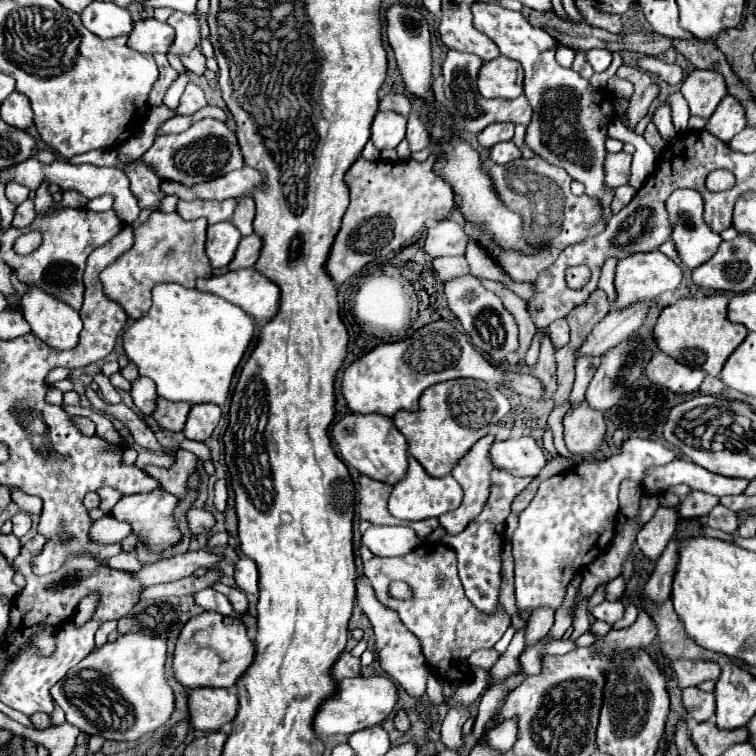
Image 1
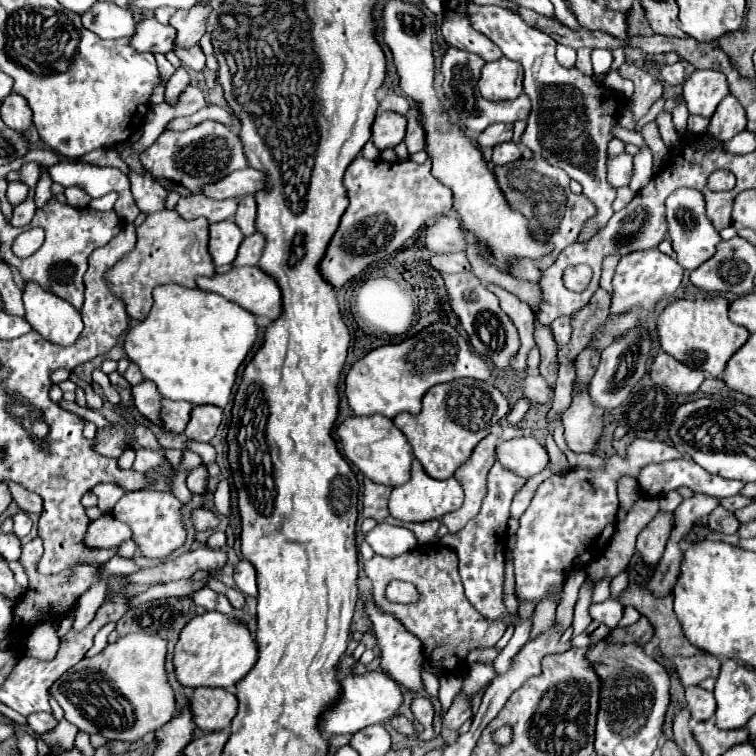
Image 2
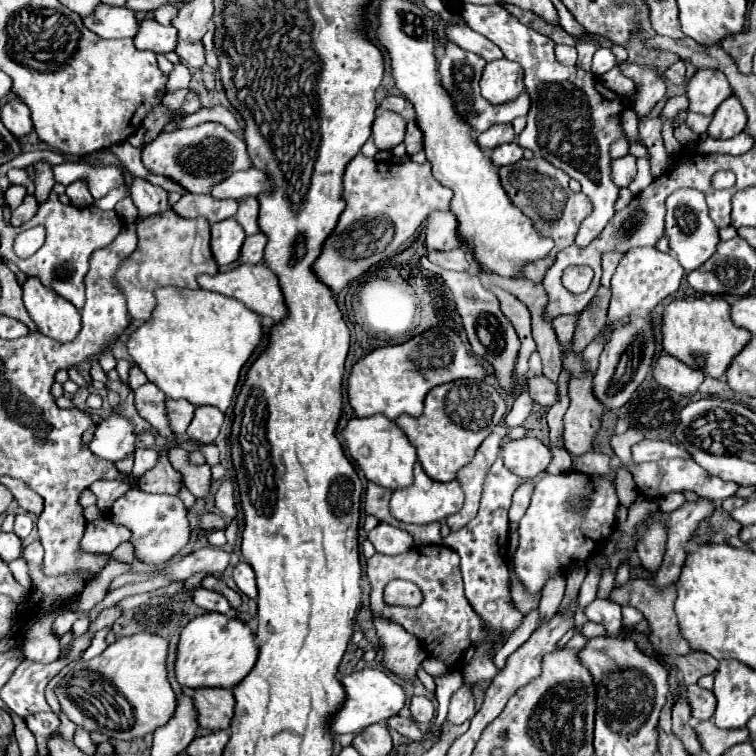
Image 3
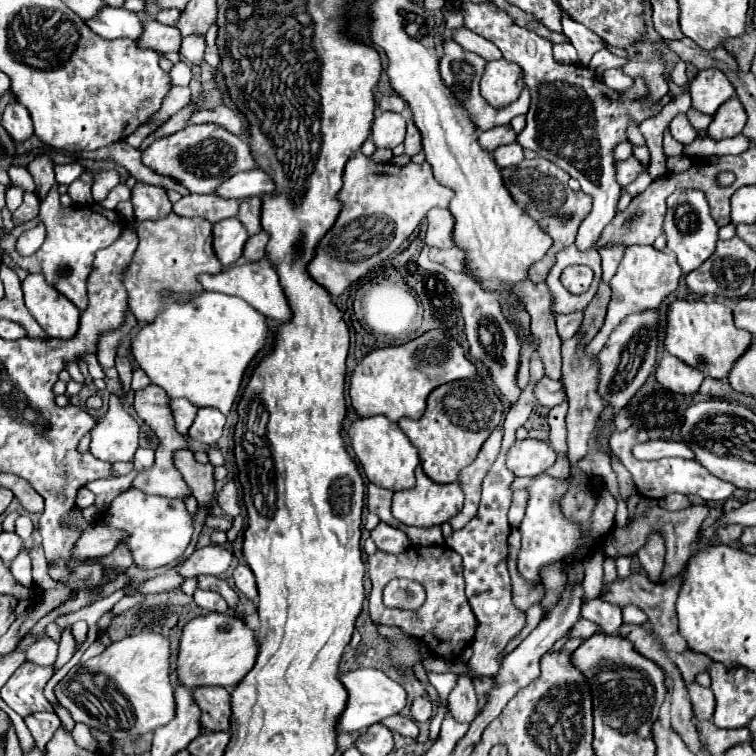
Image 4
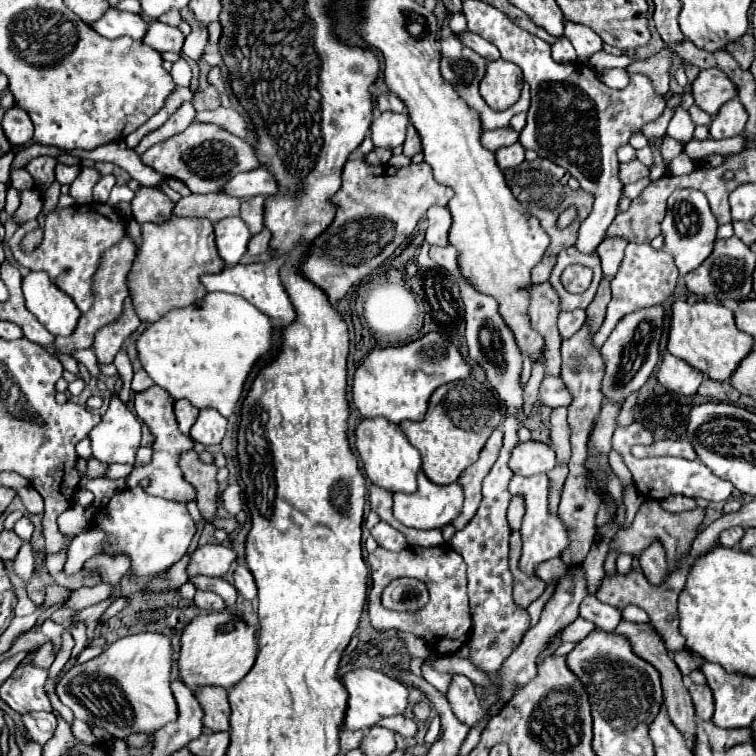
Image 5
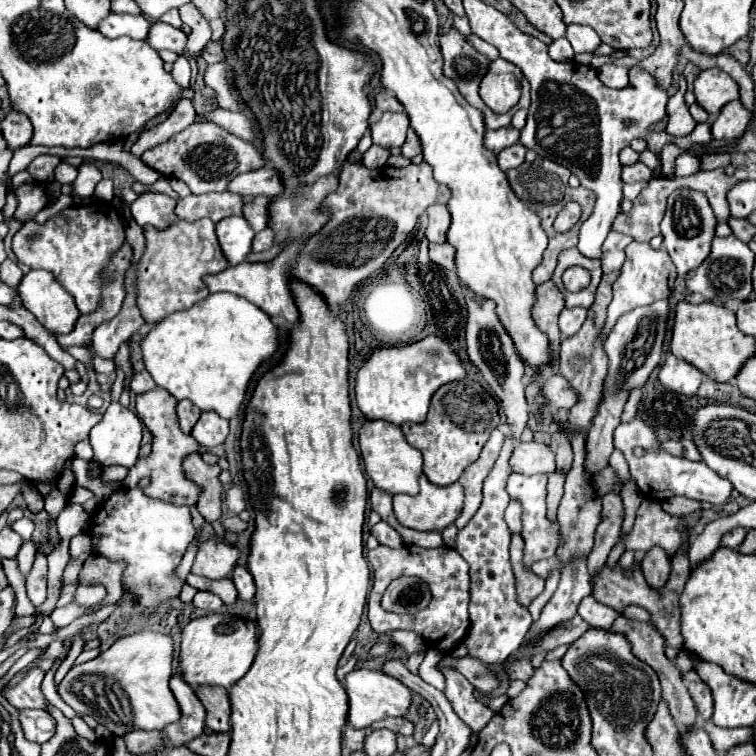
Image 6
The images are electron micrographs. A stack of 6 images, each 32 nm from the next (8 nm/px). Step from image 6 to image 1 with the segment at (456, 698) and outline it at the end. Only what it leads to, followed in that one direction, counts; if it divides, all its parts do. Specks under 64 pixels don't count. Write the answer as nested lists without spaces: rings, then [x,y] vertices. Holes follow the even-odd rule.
[[[450,708],[446,718],[442,720],[442,742],[448,748],[456,748],[458,744],[462,746],[462,724],[470,718],[468,708]]]

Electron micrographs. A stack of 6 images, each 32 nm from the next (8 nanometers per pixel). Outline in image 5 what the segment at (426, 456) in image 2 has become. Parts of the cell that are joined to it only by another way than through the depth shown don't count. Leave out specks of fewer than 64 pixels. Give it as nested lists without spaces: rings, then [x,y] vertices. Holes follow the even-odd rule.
[[[468,378],[440,386],[430,398],[426,418],[420,422],[406,420],[400,424],[400,428],[408,442],[420,450],[424,474],[434,484],[446,486],[456,482],[462,470],[478,460],[480,450],[484,448],[492,430],[500,424],[500,418],[500,402],[496,400],[494,392],[478,380]]]

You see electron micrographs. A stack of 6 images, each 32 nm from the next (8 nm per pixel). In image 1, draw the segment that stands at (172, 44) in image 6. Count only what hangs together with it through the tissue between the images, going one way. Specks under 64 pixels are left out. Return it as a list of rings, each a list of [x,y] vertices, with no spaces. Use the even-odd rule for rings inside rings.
[[[156,18],[140,20],[134,24],[132,36],[128,38],[128,46],[138,50],[138,52],[162,52],[166,54],[170,44],[174,40],[174,28],[168,24],[158,22]]]

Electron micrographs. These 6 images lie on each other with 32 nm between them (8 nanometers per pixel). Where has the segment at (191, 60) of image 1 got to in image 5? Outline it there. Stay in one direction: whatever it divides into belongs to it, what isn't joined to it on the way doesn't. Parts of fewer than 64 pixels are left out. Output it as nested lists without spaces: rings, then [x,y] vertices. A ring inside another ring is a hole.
[[[186,6],[180,10],[182,20],[188,20],[188,24],[192,24],[192,32],[188,34],[184,48],[182,48],[182,56],[184,58],[192,58],[192,60],[200,60],[204,46],[208,44],[208,26],[200,24],[196,20],[196,16],[192,16],[192,10]]]

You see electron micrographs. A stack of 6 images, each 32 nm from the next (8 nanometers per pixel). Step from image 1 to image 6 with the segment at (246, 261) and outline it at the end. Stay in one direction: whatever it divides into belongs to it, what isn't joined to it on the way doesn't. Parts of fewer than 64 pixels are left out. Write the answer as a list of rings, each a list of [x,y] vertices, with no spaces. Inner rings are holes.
[[[266,228],[264,232],[258,232],[258,234],[254,236],[254,244],[252,244],[254,252],[264,252],[264,250],[268,250],[270,246],[274,246],[274,230],[272,230],[272,228]]]

